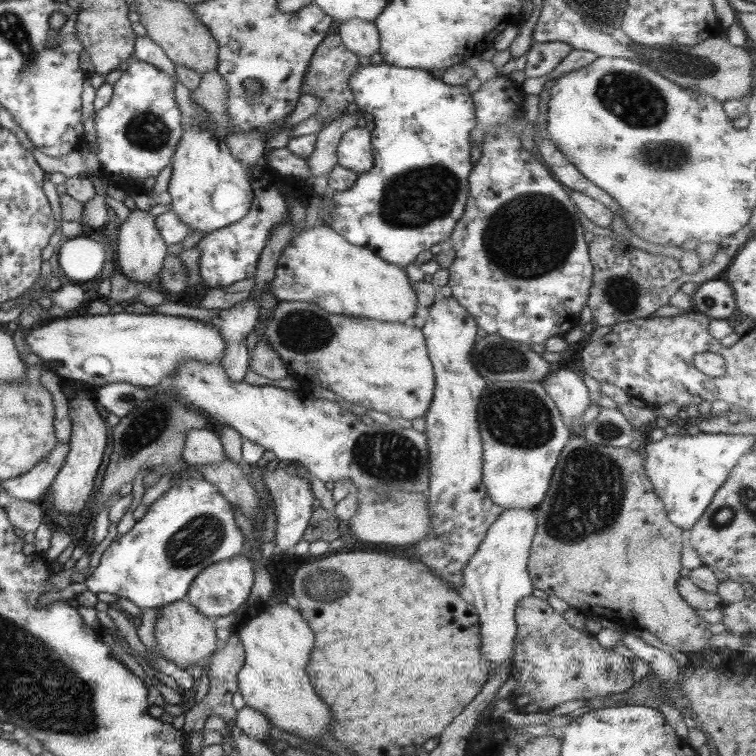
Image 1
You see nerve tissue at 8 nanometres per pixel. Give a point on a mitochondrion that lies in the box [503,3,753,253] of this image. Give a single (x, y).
(632, 98)

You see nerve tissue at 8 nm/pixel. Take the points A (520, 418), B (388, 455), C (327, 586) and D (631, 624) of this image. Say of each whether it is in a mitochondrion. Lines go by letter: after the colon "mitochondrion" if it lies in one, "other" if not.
A: mitochondrion
B: mitochondrion
C: mitochondrion
D: other

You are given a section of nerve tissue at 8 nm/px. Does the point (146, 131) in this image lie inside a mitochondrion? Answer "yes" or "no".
yes

